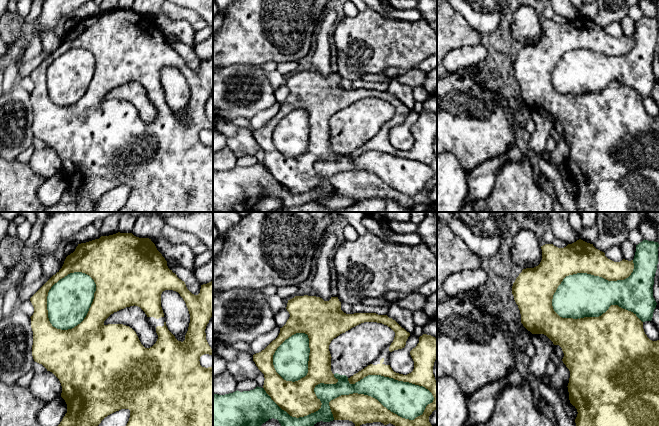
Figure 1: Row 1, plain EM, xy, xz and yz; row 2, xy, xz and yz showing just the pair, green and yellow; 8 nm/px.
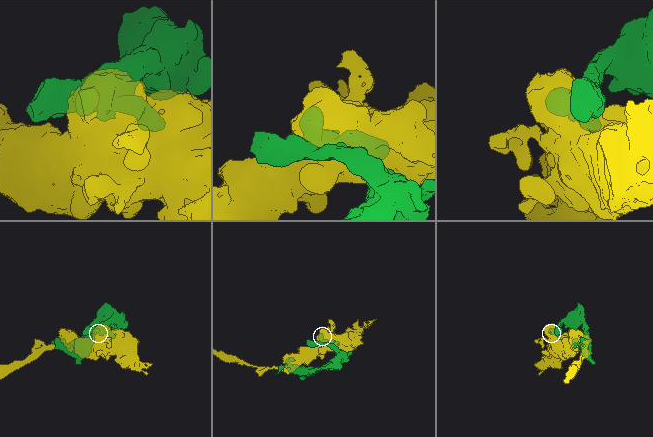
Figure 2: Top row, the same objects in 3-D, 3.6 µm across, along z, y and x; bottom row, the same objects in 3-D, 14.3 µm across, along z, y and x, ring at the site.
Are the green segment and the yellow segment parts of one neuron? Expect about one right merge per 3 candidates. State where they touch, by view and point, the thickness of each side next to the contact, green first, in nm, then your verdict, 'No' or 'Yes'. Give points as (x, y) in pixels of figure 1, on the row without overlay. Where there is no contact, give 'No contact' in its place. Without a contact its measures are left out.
Touches green at xz (382, 180). Thickness 280 nm (green) against 240 nm. No

